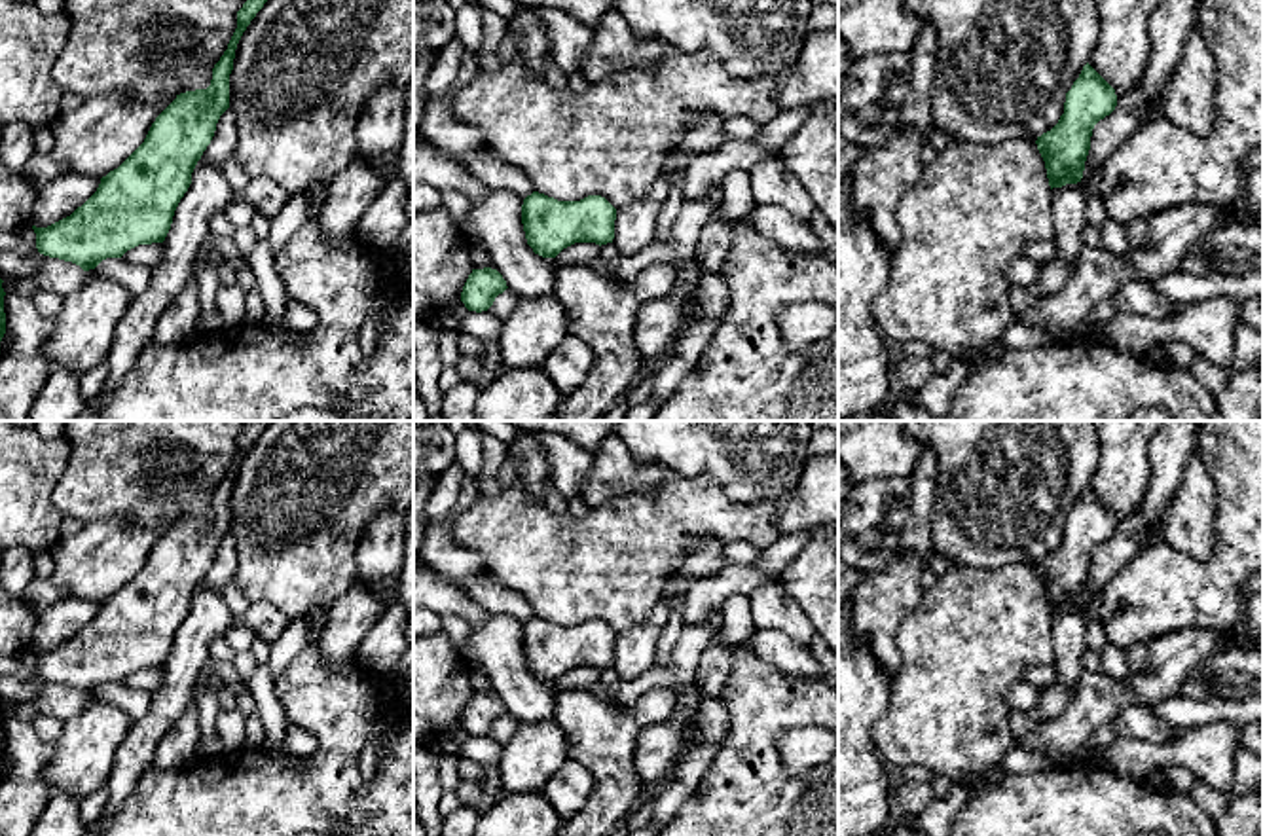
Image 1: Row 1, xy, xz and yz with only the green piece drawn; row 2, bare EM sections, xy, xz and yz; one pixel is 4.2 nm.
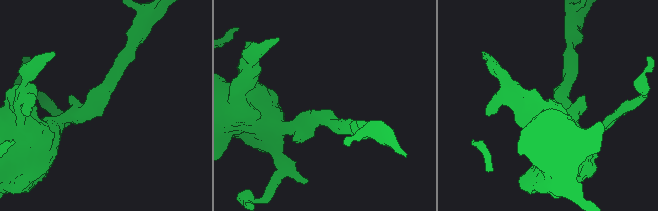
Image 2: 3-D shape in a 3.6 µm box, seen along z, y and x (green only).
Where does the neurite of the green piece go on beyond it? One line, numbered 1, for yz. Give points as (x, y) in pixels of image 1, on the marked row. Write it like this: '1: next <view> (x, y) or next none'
1: next none

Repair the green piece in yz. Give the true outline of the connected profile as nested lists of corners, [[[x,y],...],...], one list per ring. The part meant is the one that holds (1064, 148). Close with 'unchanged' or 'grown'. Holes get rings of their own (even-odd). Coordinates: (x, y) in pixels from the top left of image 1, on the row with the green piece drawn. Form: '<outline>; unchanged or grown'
[[[1087,63],[1066,93],[1058,123],[1035,140],[1051,190],[1081,182],[1092,129],[1115,106],[1115,89]]]; unchanged

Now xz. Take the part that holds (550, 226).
[[[533,191],[523,199],[522,224],[527,245],[542,258],[556,258],[575,243],[607,245],[614,239],[616,209],[601,195],[558,201]]]; unchanged

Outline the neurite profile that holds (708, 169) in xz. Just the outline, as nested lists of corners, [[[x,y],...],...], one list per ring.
[[[726,140],[717,150],[690,159],[681,188],[685,201],[702,199],[711,186],[723,184],[730,171],[747,173],[753,163],[778,155],[779,150],[764,148],[755,140]]]

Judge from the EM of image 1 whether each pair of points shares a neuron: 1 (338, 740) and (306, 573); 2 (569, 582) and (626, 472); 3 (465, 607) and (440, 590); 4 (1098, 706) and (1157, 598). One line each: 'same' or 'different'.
1: different
2: different
3: same
4: different

